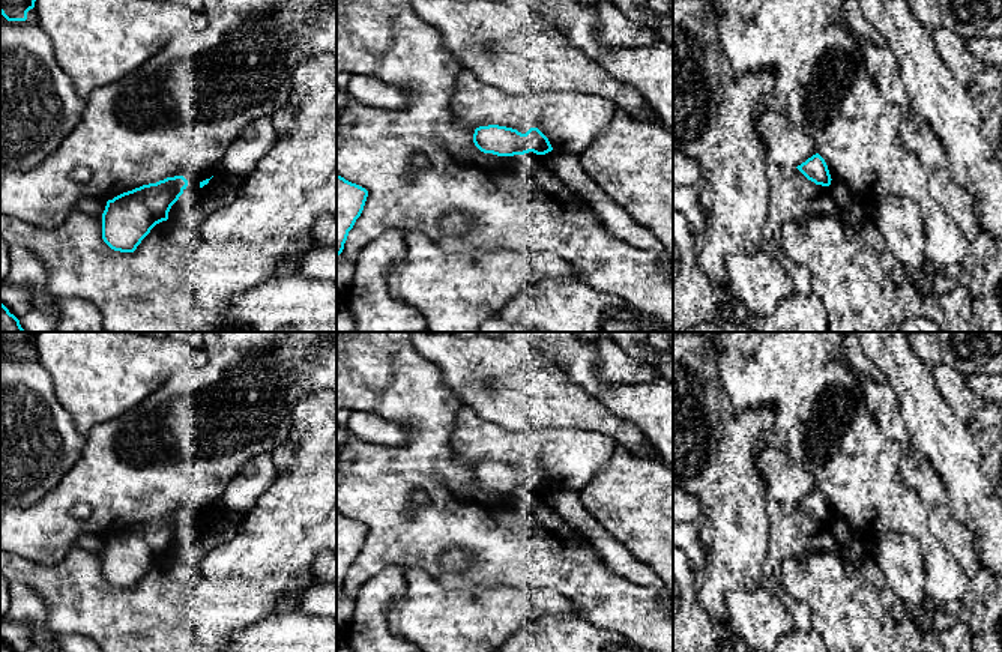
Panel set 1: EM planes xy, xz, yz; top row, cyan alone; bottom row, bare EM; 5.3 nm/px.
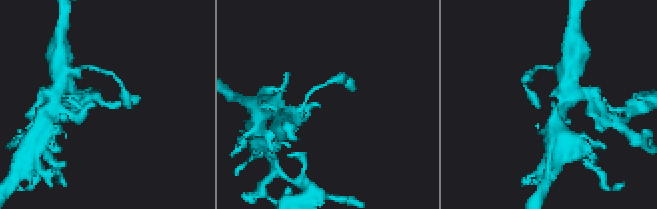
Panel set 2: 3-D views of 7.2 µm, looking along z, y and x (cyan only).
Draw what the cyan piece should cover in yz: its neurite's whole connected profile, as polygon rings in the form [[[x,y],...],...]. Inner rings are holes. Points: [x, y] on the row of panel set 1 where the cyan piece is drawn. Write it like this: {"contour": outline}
{"contour": [[[816,153],[808,158],[805,162],[796,167],[808,180],[814,182],[816,185],[829,186],[831,185],[831,174],[825,159]]]}

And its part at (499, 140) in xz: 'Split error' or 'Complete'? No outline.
Complete

